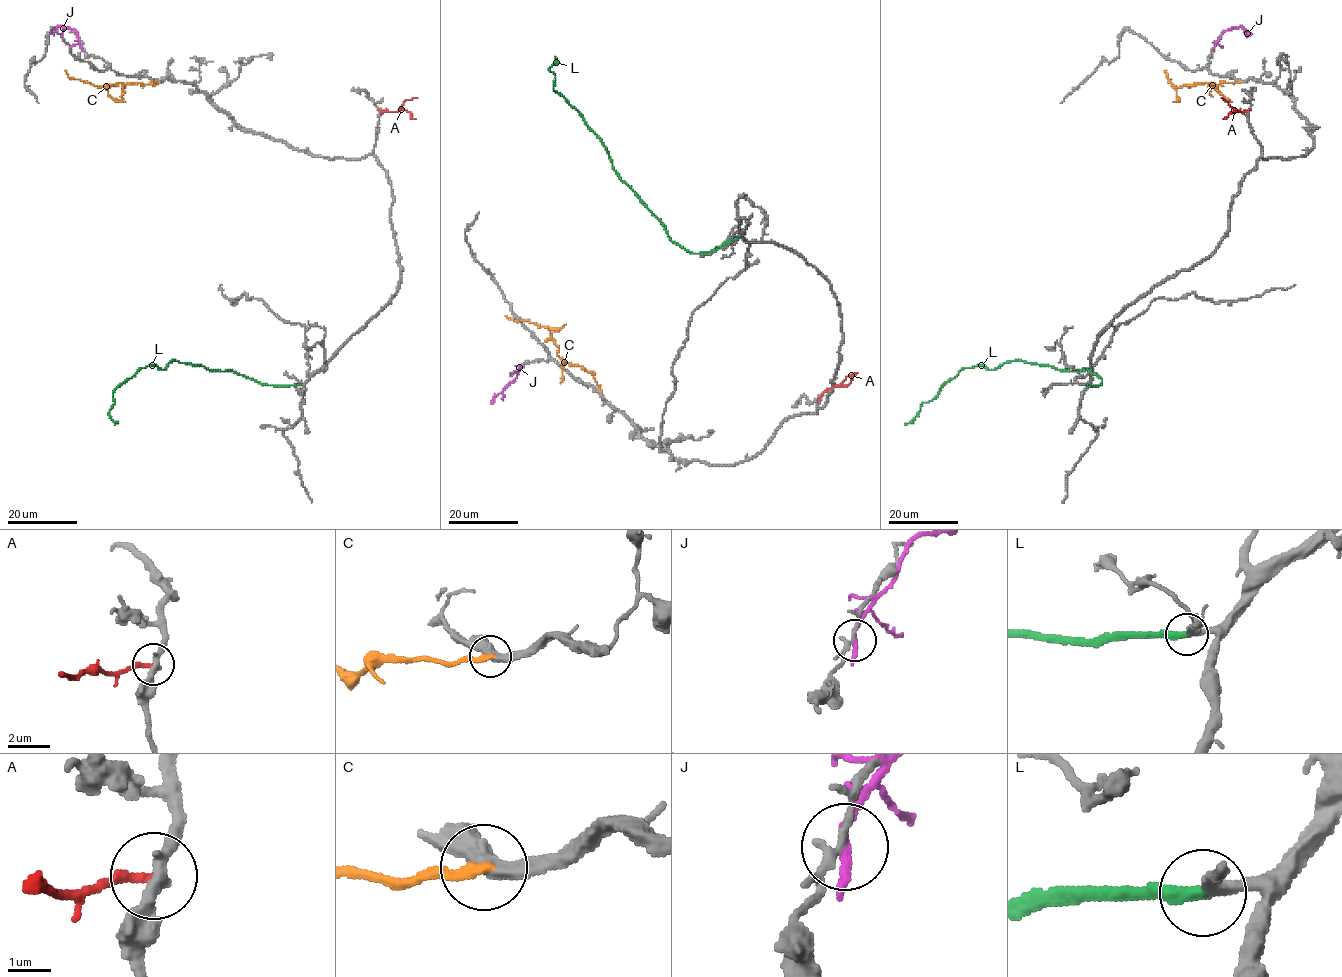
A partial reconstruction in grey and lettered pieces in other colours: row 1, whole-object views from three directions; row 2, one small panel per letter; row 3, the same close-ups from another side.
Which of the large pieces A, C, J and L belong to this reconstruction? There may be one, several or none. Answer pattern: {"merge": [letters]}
{"merge": ["L"]}

